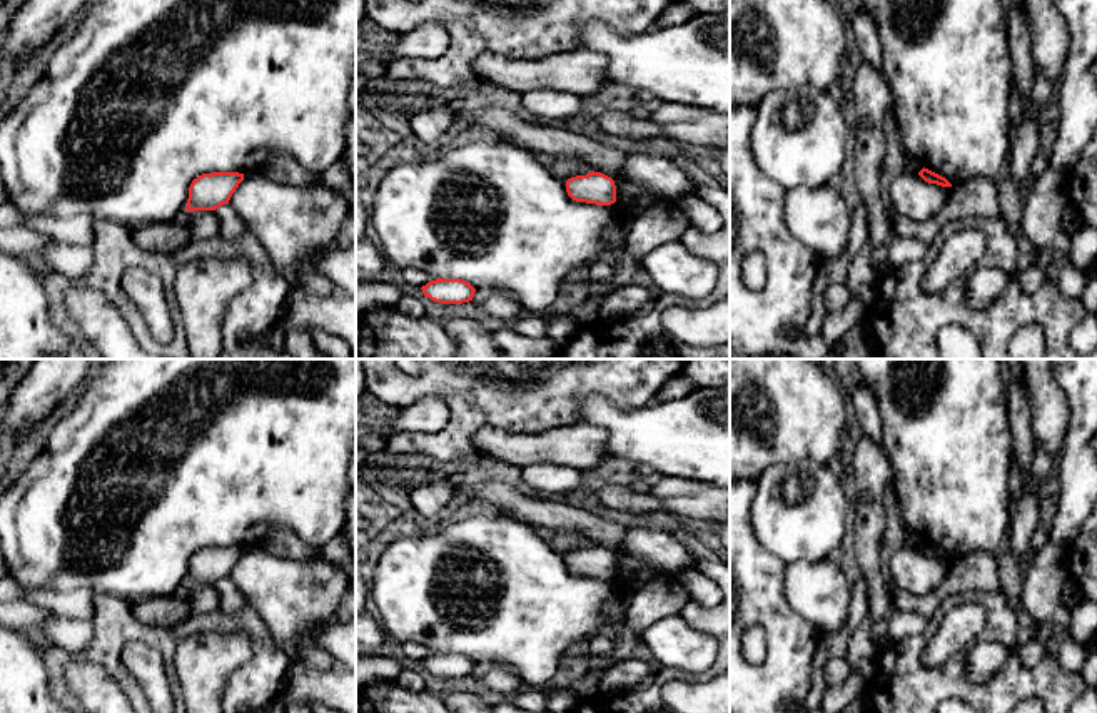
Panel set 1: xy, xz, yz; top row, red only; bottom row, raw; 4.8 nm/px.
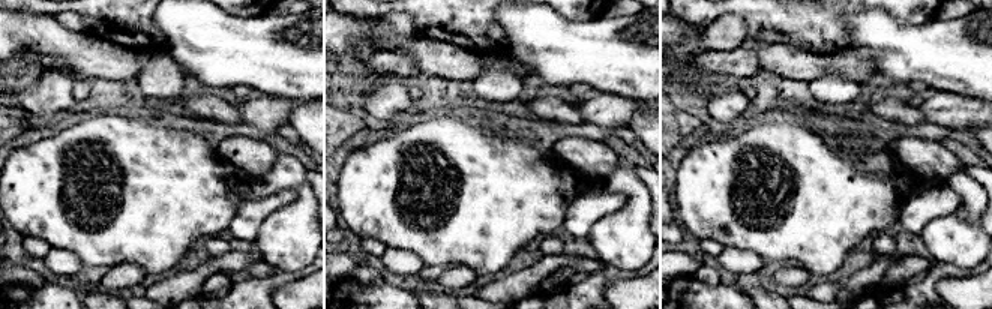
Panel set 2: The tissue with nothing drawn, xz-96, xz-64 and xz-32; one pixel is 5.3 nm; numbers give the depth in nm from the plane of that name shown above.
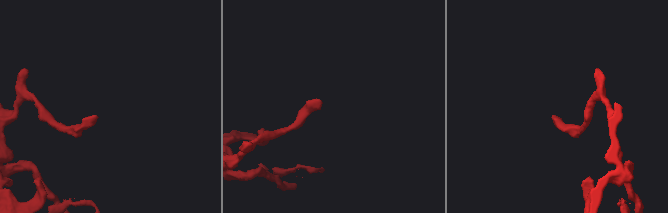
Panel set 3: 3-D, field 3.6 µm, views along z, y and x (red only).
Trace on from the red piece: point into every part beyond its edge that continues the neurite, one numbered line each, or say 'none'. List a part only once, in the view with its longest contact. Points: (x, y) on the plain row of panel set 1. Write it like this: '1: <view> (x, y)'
none

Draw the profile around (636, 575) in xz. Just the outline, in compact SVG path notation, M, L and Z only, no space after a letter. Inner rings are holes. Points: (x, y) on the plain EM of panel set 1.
M484 483L471 493L469 499L486 503L494 511L543 531L581 536L591 544L611 551L616 559L616 578L633 593L678 583L676 574L655 571L623 548L624 526L584 508L528 496L506 483Z

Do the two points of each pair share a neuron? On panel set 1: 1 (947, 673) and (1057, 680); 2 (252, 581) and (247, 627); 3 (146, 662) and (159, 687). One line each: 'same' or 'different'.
1: same
2: different
3: same

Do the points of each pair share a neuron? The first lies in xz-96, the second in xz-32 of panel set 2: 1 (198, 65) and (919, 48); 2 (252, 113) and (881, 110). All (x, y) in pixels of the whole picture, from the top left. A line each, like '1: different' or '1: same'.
1: same
2: different

